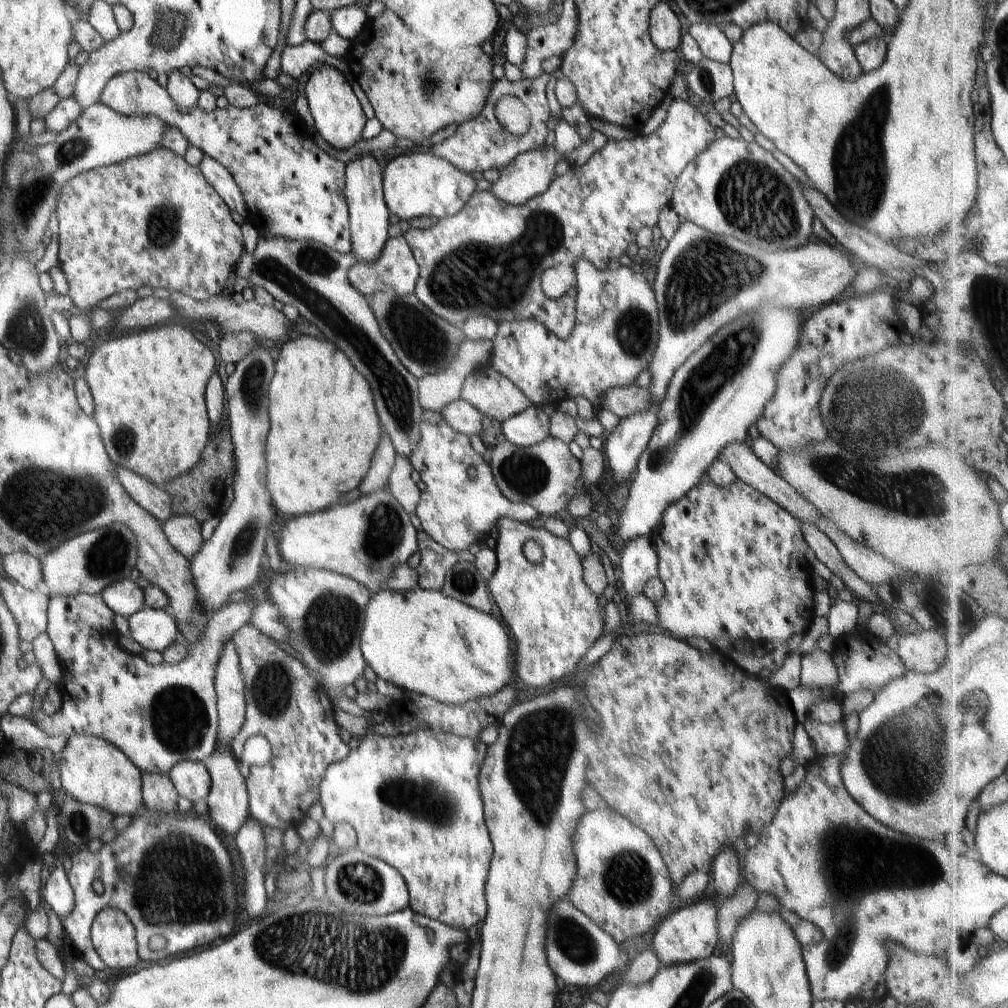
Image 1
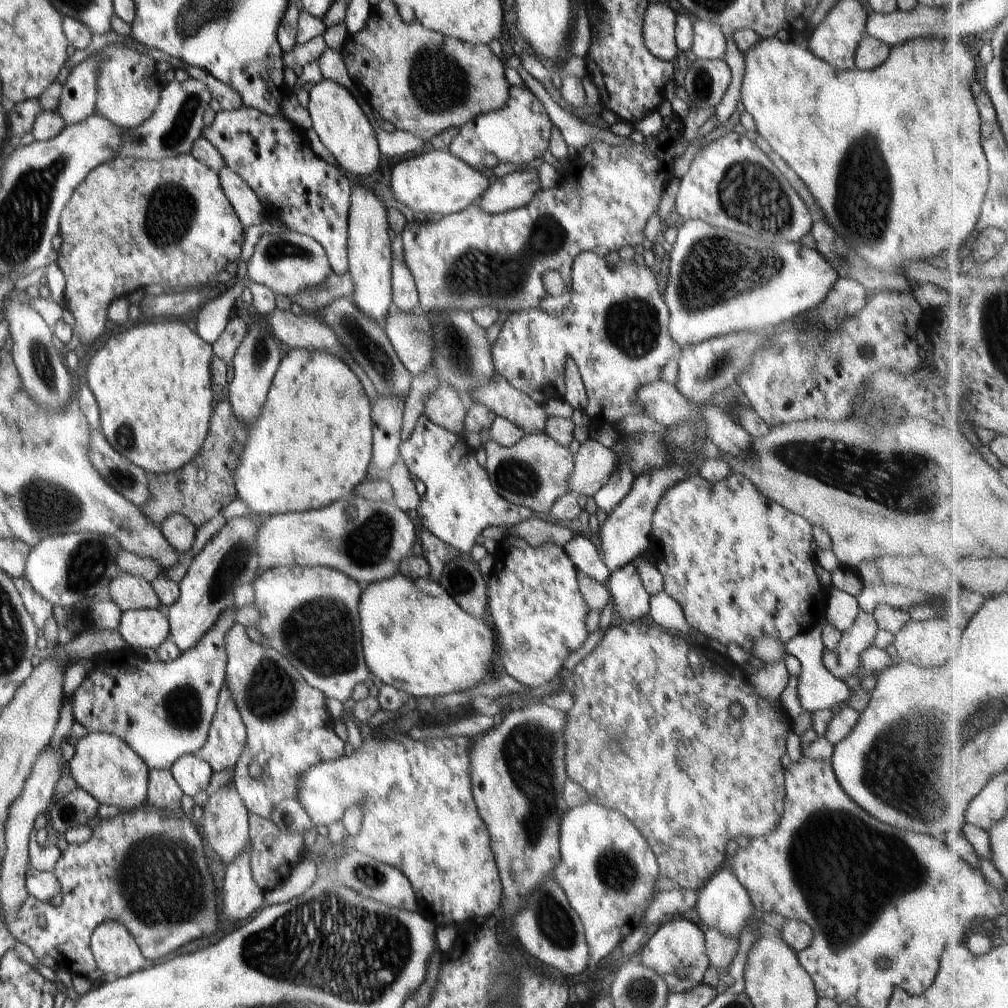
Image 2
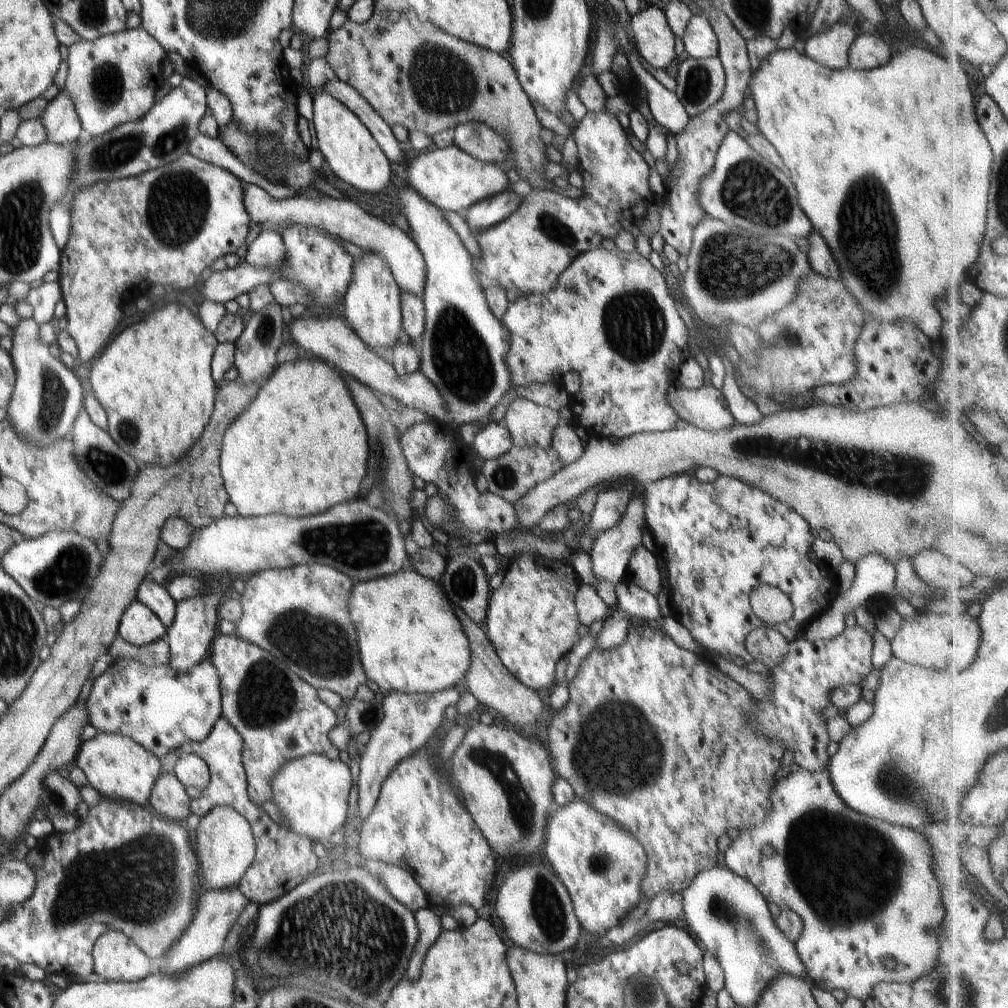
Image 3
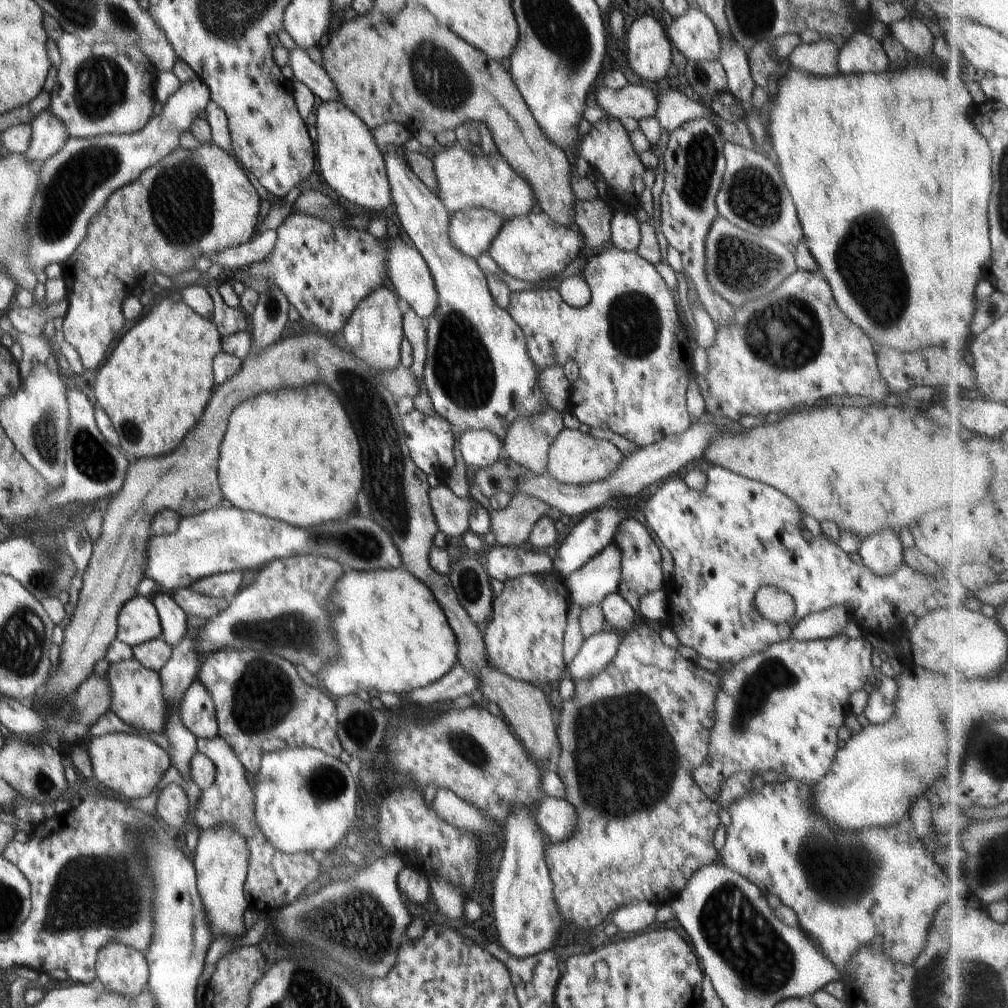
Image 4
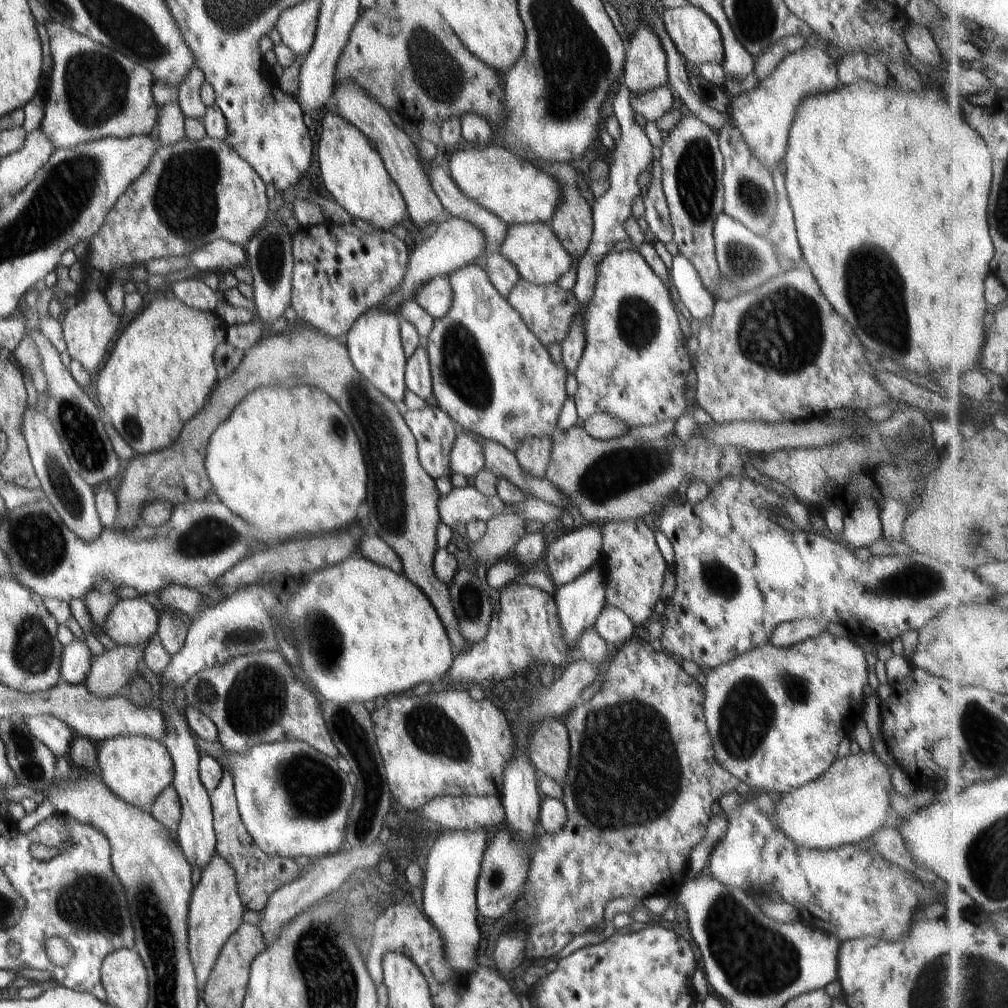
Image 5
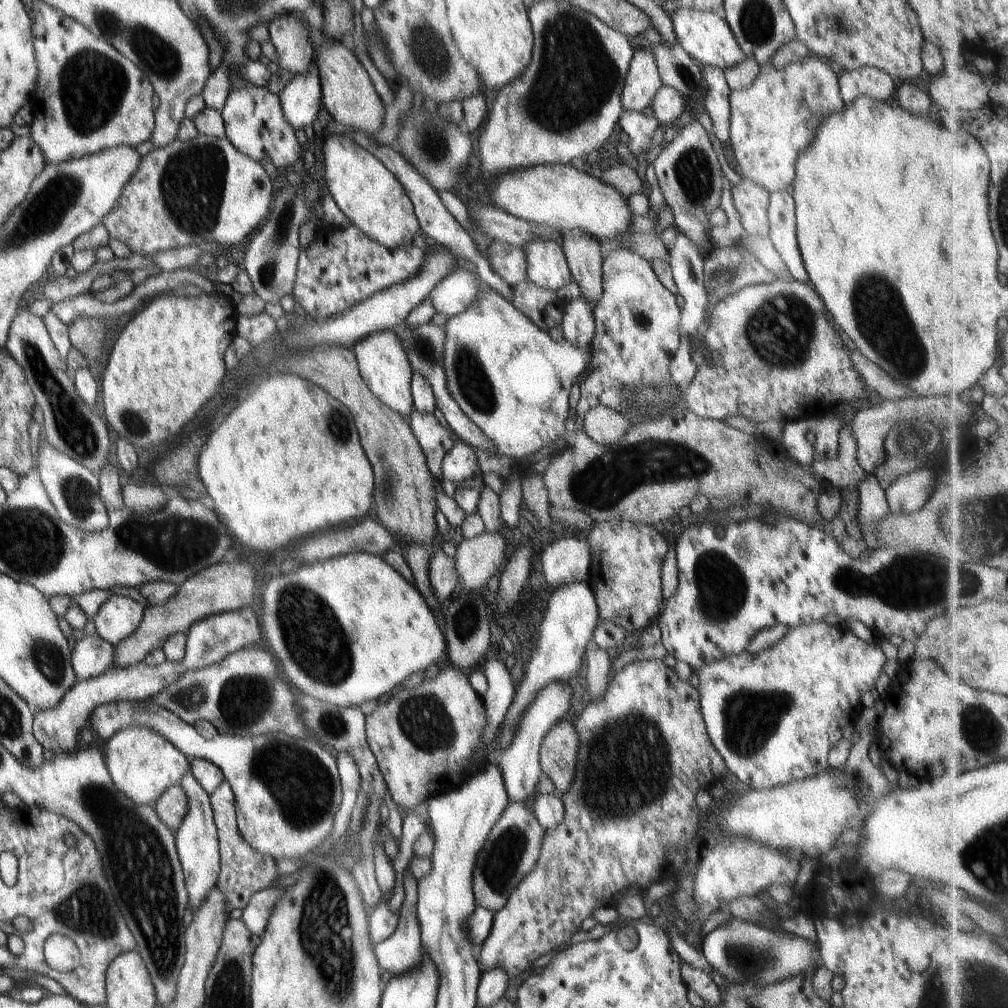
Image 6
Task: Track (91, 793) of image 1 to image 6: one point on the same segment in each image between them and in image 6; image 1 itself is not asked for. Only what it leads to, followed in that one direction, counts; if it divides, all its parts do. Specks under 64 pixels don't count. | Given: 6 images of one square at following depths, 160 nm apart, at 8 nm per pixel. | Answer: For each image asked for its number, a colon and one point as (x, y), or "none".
2: (107, 768)
3: (120, 769)
4: (132, 766)
5: (136, 768)
6: (142, 764)

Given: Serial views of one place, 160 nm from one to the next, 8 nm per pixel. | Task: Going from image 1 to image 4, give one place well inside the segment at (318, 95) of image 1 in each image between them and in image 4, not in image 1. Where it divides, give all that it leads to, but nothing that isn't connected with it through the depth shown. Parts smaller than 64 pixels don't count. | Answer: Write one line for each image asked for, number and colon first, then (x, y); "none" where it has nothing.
2: (338, 118)
3: (352, 153)
4: (350, 161)

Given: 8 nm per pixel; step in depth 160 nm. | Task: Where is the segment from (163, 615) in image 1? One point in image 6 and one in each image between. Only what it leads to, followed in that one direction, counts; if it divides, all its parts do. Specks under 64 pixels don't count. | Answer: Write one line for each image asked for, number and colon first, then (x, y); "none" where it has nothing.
2: (143, 628)
3: (139, 626)
4: (137, 623)
5: (134, 621)
6: (119, 616)

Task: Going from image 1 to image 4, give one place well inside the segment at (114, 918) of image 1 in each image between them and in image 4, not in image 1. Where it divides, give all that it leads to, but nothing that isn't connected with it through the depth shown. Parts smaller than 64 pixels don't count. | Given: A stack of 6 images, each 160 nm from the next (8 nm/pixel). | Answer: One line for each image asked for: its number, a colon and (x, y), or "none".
2: (115, 951)
3: (117, 958)
4: (123, 970)

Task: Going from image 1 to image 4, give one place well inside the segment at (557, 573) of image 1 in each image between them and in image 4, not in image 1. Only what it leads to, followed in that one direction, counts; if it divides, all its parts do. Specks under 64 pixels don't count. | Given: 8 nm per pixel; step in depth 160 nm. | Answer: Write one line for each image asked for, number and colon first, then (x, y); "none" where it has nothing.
2: (539, 617)
3: (532, 621)
4: (524, 638)

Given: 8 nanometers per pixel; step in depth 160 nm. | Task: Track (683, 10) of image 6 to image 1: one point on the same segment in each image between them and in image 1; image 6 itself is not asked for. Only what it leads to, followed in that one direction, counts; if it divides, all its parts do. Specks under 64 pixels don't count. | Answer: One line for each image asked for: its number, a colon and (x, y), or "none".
1: (713, 43)
2: (708, 42)
3: (699, 39)
4: (693, 34)
5: (695, 35)

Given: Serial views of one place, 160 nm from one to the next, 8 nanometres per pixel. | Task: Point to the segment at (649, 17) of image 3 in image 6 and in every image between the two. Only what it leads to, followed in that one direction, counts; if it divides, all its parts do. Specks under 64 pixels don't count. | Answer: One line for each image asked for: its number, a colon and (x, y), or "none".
4: (647, 48)
5: (644, 70)
6: (643, 80)

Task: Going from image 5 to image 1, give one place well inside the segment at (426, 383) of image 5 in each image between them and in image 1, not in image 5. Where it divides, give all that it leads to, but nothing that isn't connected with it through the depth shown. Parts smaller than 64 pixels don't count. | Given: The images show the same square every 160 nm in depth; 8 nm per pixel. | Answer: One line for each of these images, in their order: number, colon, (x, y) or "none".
1: (395, 272)
2: (405, 297)
3: (412, 308)
4: (414, 331)

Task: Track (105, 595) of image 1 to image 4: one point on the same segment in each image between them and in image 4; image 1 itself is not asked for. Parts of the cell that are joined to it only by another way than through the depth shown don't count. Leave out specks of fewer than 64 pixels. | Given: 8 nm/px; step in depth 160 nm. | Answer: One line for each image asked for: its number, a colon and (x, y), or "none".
2: (128, 592)
3: (154, 596)
4: (173, 621)

